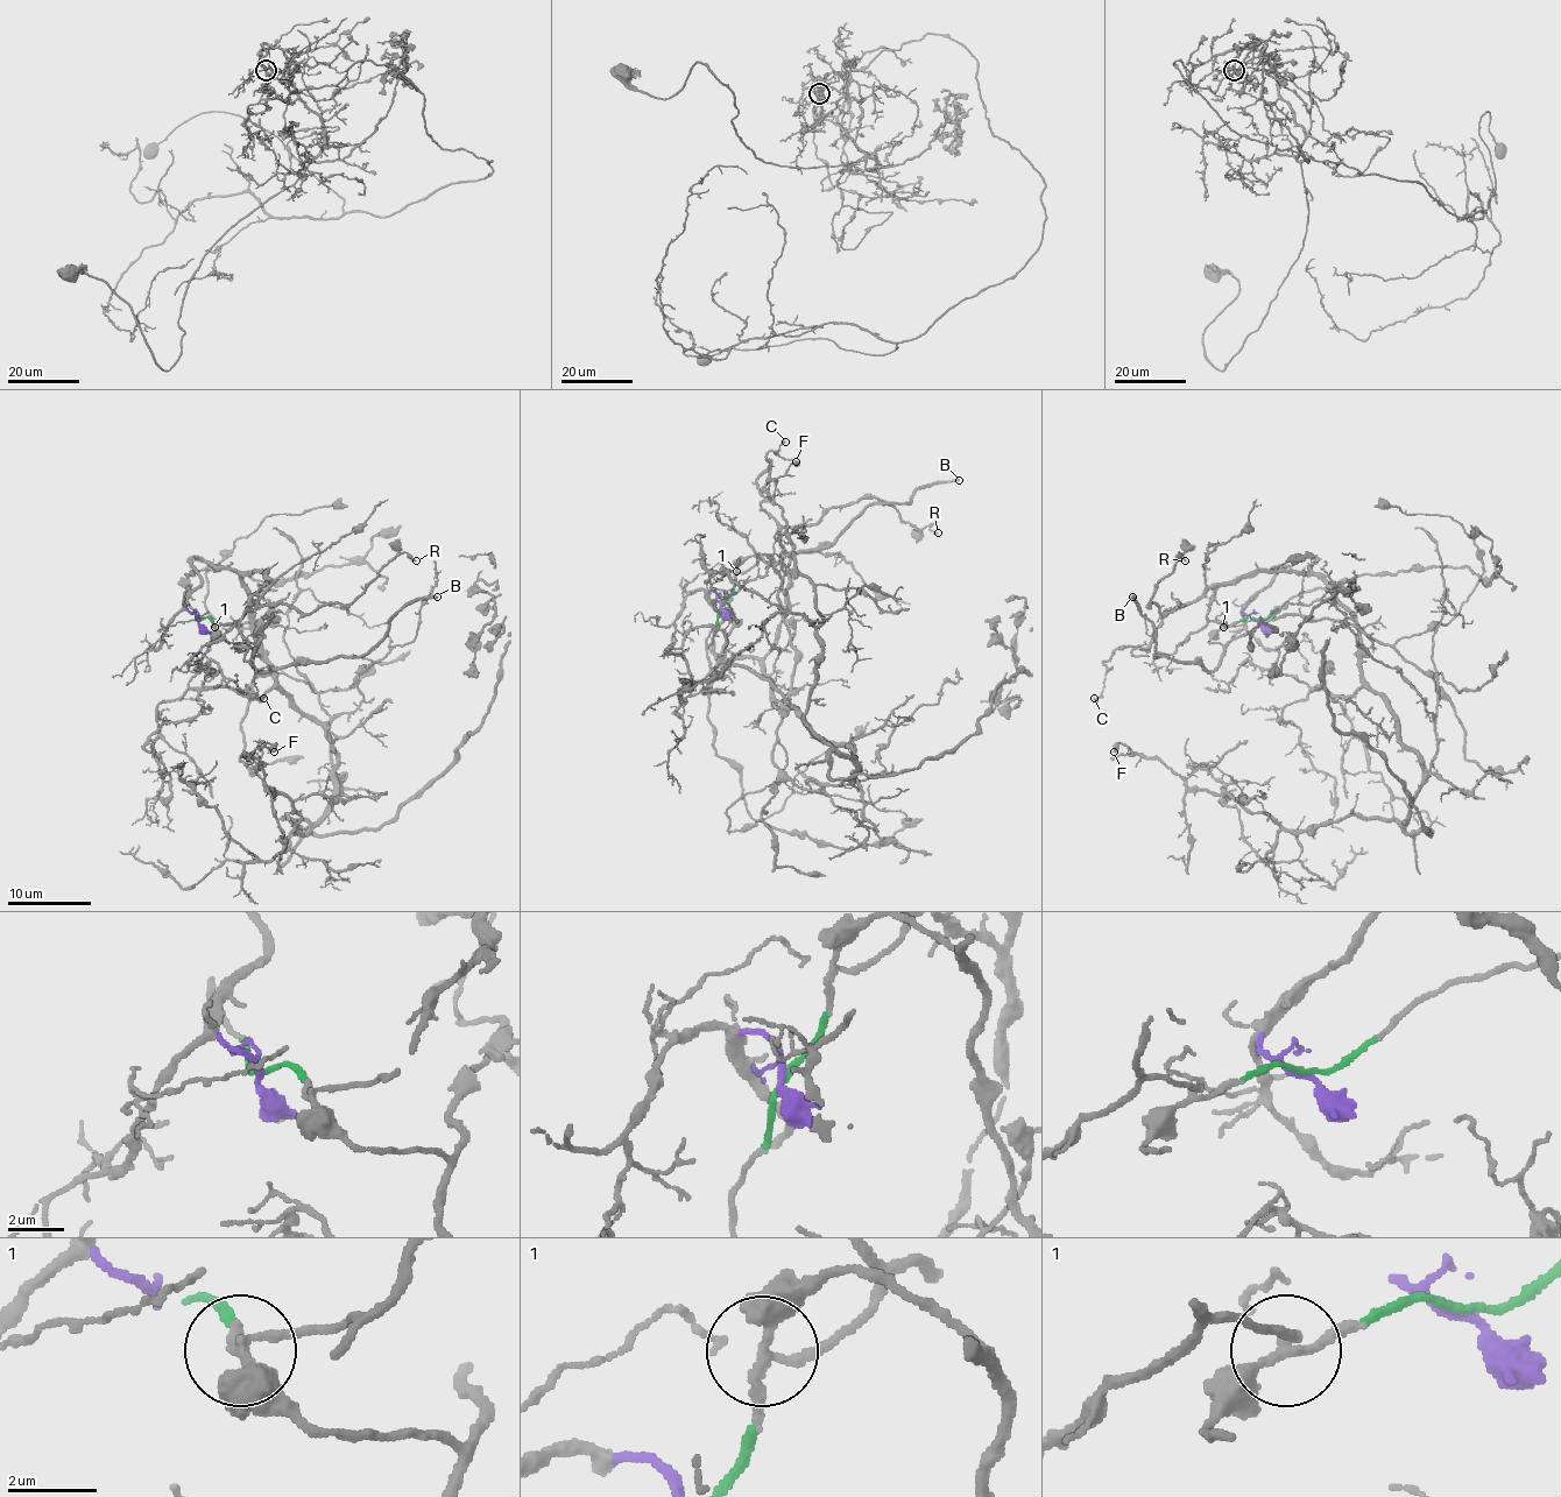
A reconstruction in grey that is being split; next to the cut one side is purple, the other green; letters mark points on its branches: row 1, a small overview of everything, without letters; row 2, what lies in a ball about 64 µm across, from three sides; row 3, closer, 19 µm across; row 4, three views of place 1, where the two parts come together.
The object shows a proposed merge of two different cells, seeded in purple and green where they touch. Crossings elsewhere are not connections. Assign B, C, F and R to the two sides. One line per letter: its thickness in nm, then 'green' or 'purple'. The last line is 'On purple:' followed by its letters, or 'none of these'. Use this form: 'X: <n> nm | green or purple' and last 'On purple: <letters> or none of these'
B: 240 nm | green
C: 150 nm | purple
F: 440 nm | purple
R: 130 nm | purple
On purple: C, F, R

